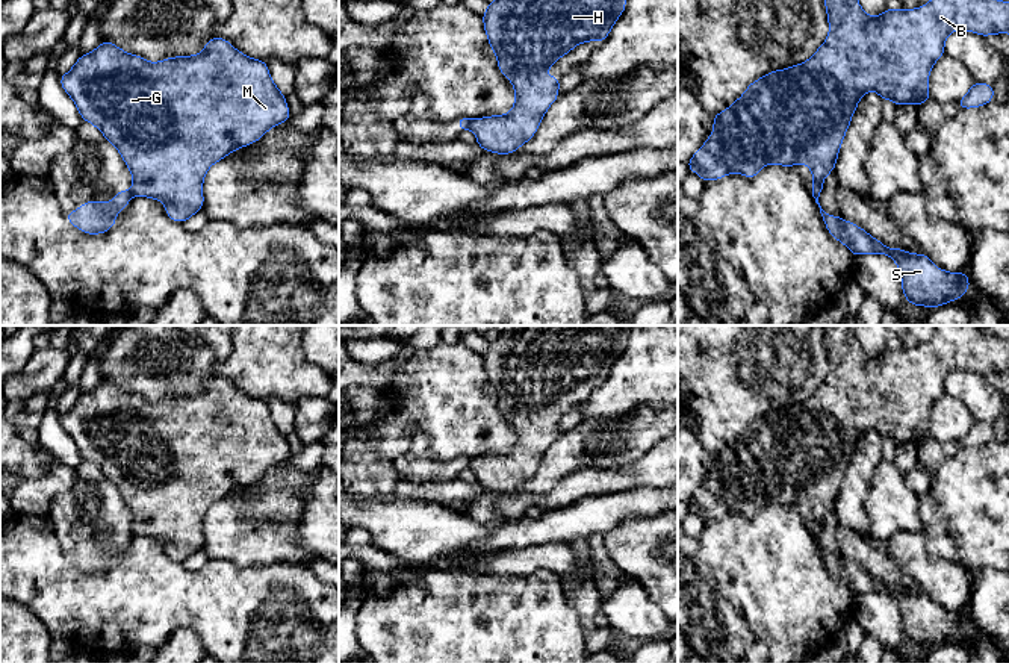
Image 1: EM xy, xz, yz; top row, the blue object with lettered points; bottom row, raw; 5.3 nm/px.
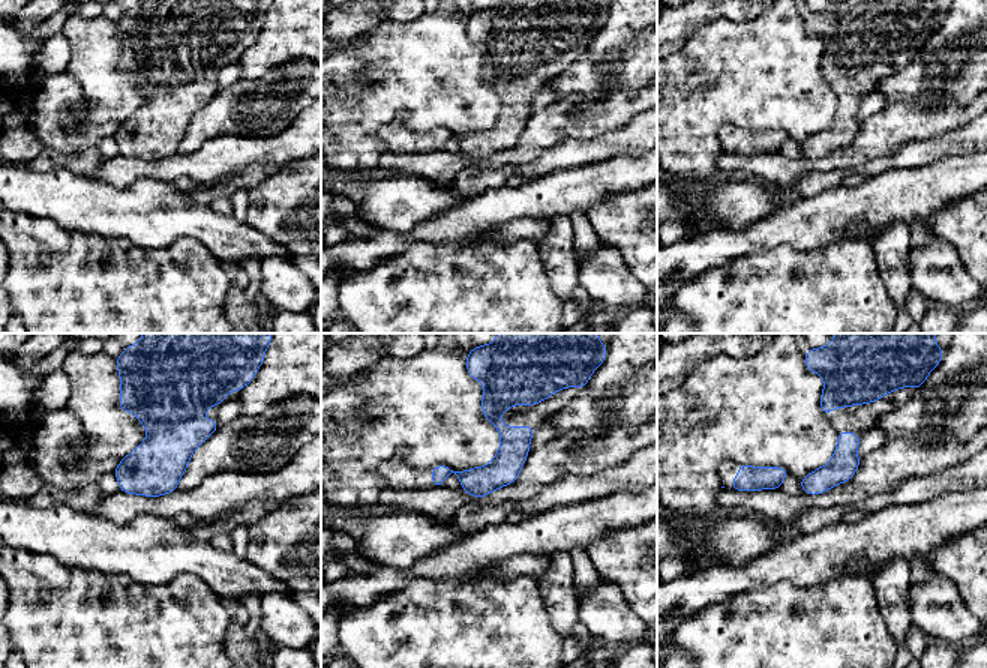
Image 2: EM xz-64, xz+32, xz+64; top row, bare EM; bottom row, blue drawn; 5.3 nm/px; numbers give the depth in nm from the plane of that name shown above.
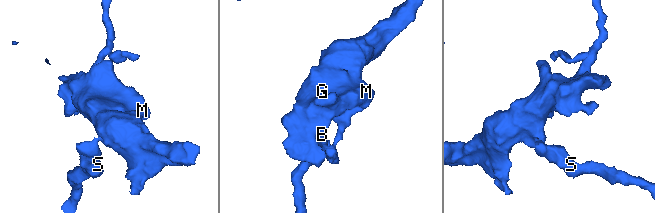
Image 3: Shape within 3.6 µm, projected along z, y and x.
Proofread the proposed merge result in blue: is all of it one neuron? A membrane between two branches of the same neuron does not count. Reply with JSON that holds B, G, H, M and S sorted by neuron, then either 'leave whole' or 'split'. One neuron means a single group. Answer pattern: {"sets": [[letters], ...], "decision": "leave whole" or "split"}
{"sets": [["B", "G", "H", "M"], ["S"]], "decision": "split"}

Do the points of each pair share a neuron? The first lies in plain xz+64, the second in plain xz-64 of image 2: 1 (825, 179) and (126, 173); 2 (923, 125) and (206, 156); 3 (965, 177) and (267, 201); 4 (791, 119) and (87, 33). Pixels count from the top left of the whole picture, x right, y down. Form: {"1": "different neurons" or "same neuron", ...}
{"1": "same neuron", "2": "different neurons", "3": "different neurons", "4": "same neuron"}

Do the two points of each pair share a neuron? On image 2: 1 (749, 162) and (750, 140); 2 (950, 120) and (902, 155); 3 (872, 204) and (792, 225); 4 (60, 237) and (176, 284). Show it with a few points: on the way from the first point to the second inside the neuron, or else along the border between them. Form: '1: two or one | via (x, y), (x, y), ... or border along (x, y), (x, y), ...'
1: two | border along (725, 150), (734, 153), (780, 152)
2: two | border along (954, 129), (920, 141), (906, 141), (888, 153)
3: one | via (852, 204), (837, 207), (822, 219), (812, 222)
4: one | via (75, 266), (89, 279), (143, 279)

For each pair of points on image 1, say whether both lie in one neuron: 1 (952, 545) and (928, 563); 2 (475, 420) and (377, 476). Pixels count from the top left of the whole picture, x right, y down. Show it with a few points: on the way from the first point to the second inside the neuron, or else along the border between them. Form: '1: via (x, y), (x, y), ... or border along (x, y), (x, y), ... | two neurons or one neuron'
1: border along (922, 532), (932, 553), (958, 562), (970, 572) | two neurons
2: via (447, 420), (415, 420), (388, 447) | one neuron

